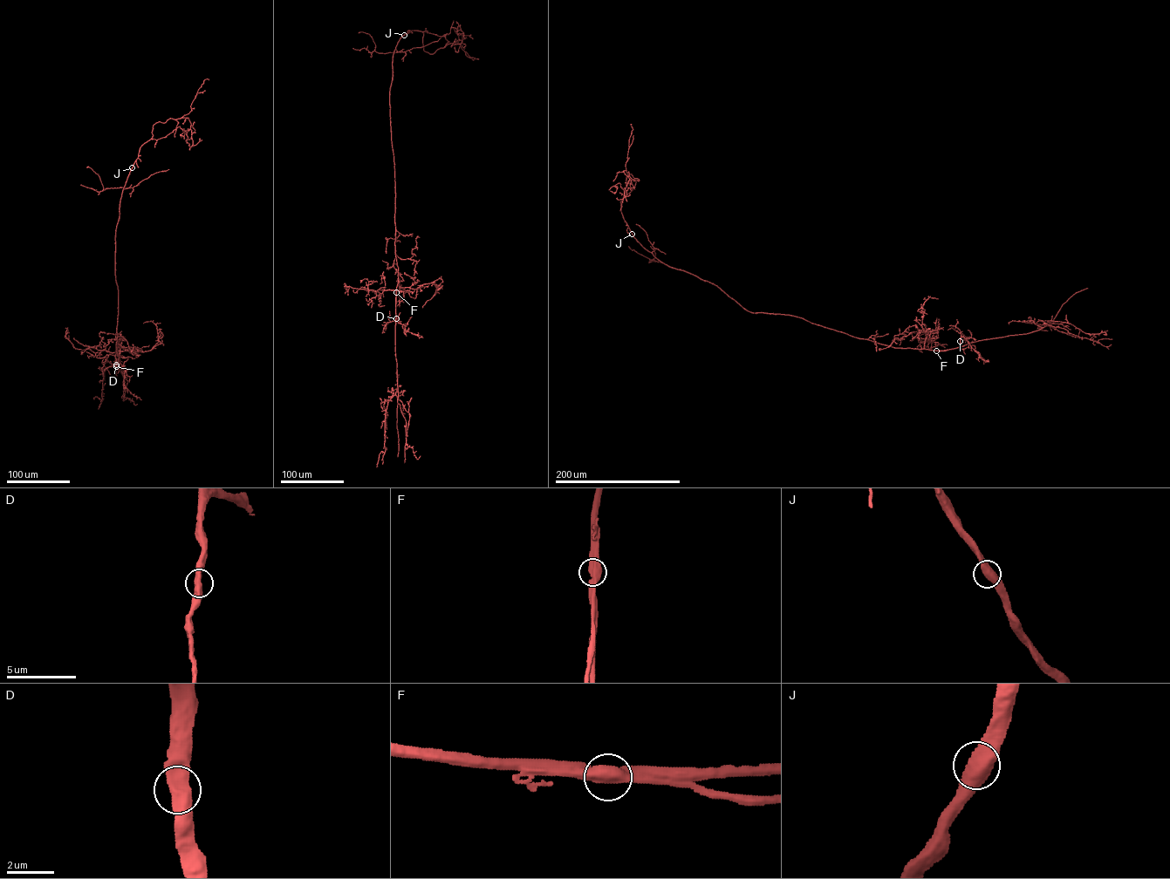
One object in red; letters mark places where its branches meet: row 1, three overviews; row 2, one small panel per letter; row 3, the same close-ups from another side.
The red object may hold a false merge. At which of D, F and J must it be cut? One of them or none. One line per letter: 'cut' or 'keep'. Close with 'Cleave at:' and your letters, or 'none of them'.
D: keep
F: cut
J: keep
Cleave at: F

